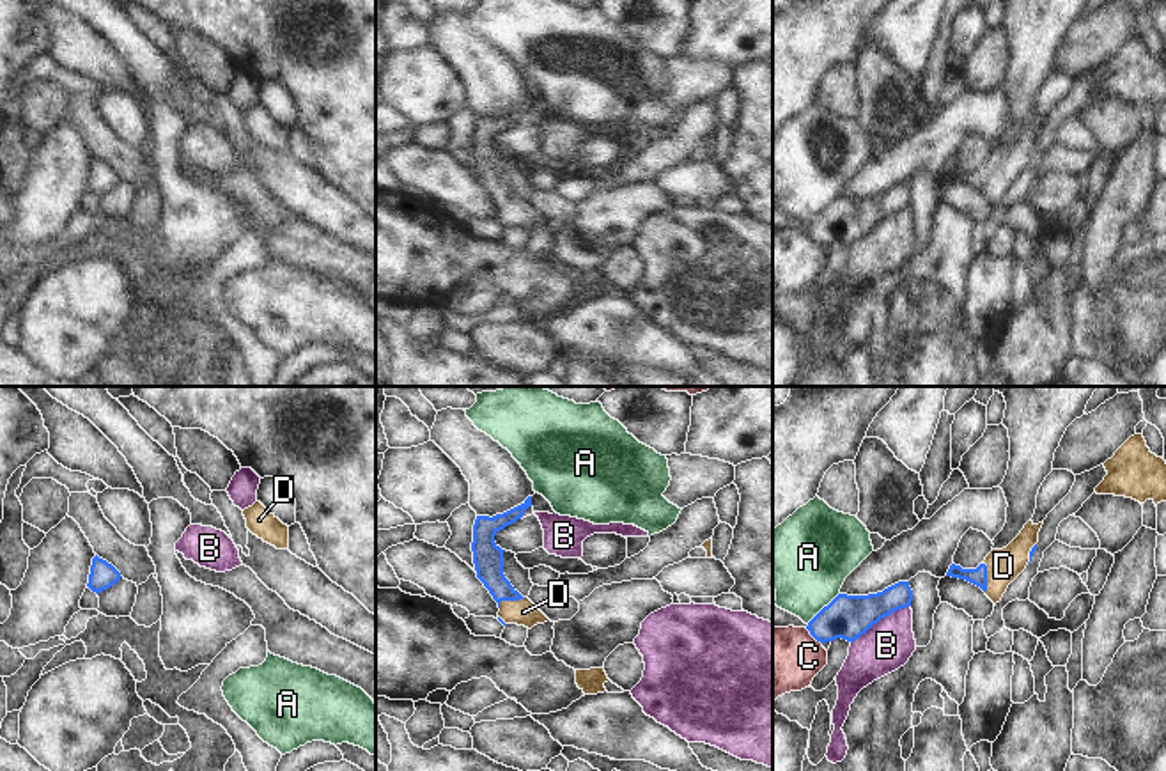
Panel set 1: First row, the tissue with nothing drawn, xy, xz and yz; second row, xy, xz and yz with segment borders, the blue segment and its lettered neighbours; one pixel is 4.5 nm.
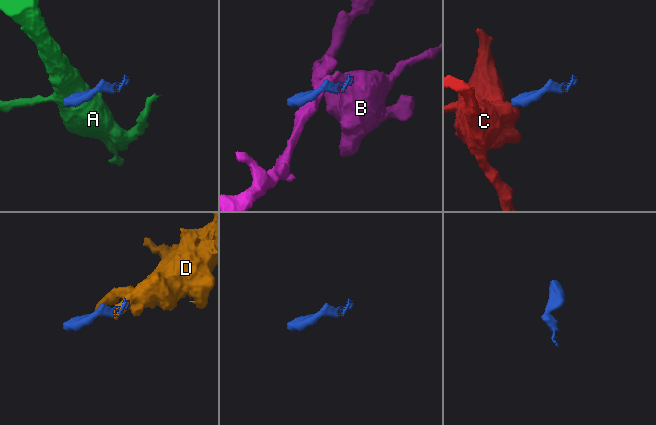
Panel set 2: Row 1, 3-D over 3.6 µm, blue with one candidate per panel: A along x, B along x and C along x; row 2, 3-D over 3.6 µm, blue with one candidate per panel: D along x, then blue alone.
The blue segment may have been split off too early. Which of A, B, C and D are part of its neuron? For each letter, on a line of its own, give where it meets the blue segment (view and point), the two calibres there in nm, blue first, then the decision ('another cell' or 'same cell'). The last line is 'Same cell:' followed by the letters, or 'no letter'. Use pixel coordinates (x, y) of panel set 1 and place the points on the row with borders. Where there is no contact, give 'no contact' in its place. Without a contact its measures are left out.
A: yz (824, 607) | 200/380 nm | another cell
B: yz (879, 619) | 200/220 nm | another cell
C: yz (814, 637) | 200/300 nm | another cell
D: xz (511, 599) | 140/120 nm | same cell
Same cell: D

